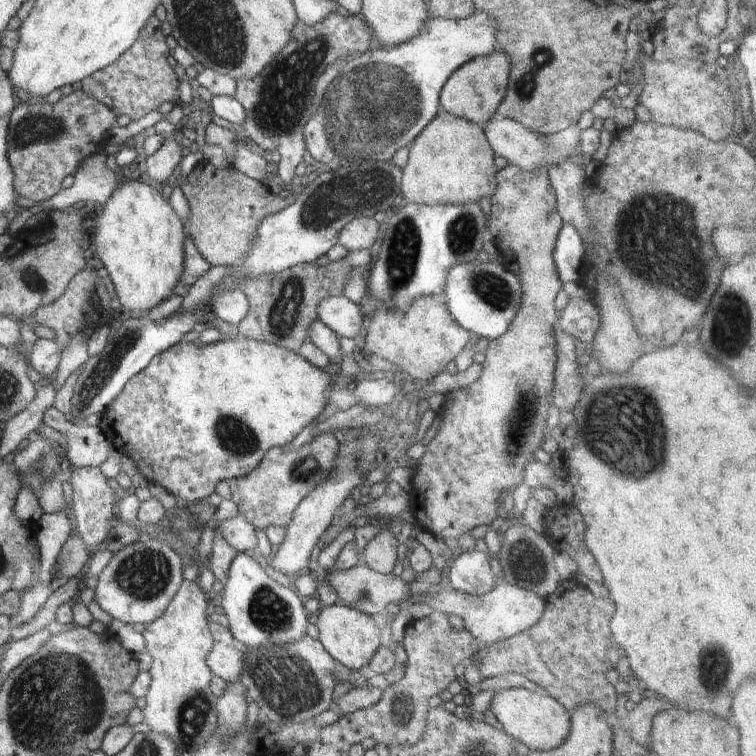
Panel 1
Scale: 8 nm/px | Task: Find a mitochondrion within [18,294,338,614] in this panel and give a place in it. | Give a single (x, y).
(146, 572)

